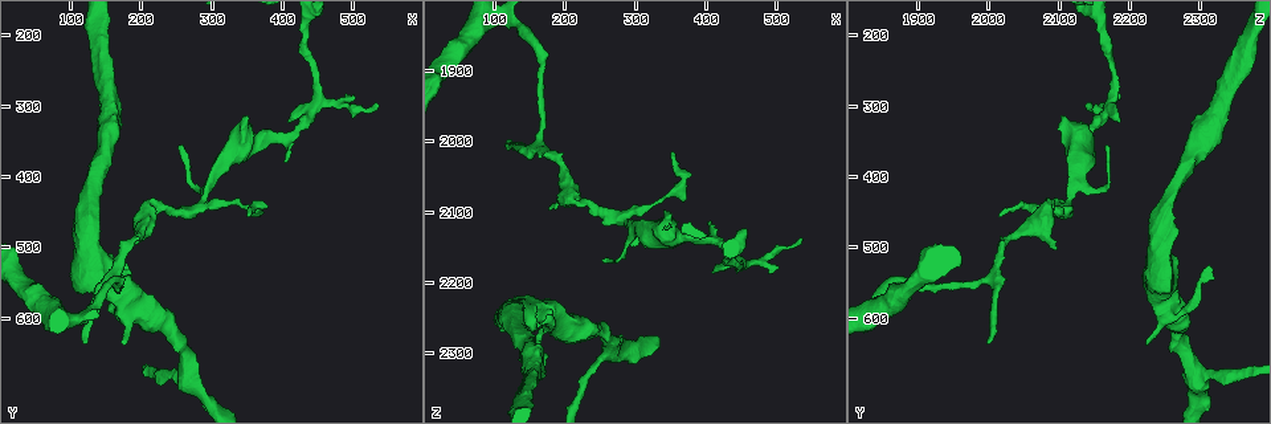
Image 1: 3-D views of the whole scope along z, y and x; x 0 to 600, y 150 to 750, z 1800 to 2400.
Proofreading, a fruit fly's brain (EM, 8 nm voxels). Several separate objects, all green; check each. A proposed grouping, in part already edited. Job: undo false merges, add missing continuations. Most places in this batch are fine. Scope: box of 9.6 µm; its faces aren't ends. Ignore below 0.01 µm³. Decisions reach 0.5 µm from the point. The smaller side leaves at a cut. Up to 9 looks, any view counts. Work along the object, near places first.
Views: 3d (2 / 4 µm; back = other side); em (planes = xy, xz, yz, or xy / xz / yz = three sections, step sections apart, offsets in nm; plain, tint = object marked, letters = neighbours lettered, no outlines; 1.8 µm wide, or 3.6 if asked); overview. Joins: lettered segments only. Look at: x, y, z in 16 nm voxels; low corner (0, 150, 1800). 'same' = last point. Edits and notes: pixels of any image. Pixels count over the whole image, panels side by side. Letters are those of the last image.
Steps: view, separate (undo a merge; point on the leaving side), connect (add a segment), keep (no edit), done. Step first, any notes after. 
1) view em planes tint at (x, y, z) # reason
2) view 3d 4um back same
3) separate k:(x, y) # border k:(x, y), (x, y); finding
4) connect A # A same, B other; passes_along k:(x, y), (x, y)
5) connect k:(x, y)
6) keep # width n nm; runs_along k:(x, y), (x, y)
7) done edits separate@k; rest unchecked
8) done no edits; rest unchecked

view 3d 2um back at (285, 440, 2115) # calibre changes

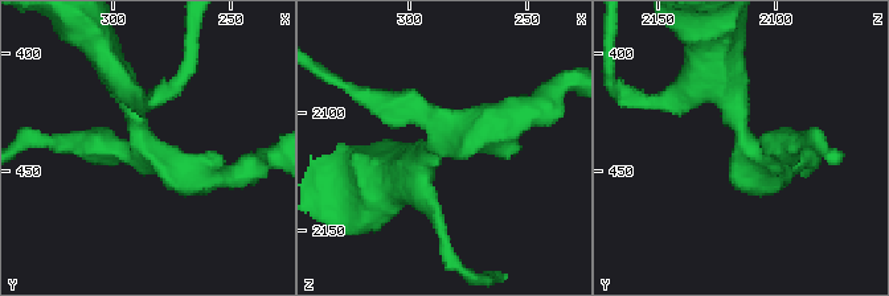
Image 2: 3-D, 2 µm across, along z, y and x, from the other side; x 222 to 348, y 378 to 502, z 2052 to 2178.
view em planes letters at (284, 442, 2111) # arms 4

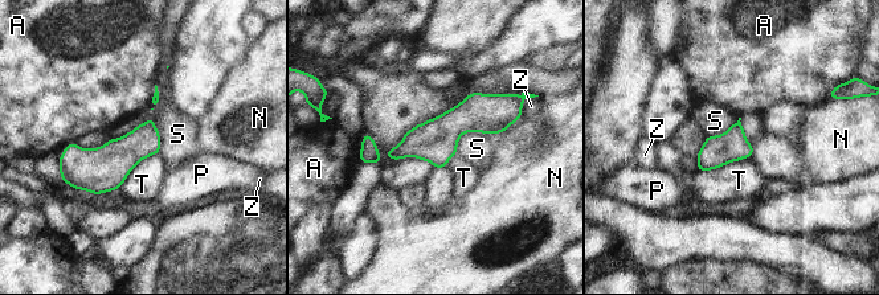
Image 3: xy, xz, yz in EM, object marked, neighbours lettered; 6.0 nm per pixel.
keep # width 190 nm; A other, N other, P other, S other, T other, Z other; border 3:(752, 155), (699, 171); one cell here

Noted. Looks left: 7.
view em planes letters at (120, 630, 1995) # branch stops here

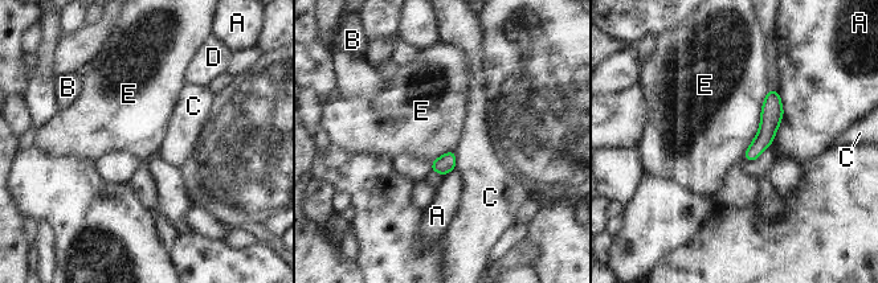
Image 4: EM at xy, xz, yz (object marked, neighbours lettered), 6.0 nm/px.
keep # A other, B other, C other, D other, E other; runs_along 4:(775, 94), (767, 132), (750, 156); no lettered segment goes on from it

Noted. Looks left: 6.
view em 3.6um planes plain at (170, 525, 2315)

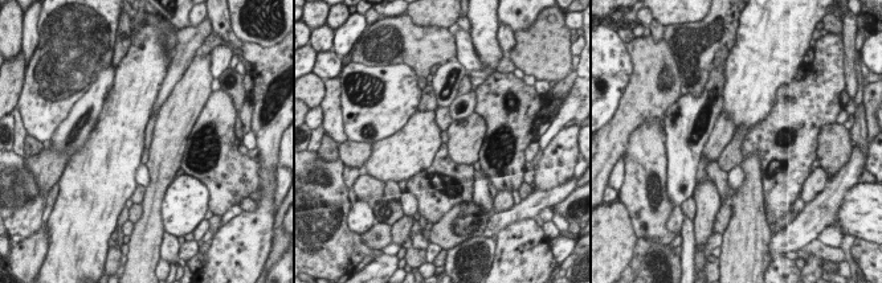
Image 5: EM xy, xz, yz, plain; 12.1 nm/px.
view em 3.6um planes letters same

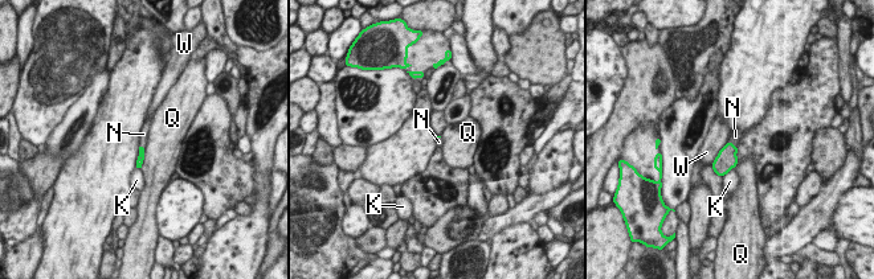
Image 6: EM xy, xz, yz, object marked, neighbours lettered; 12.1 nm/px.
connect N # K other, N same, Q other, W other; passes_along 6:(726, 159), (731, 144), (735, 136); it goes on there

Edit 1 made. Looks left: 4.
view em planes letters at (175, 635, 2225) # free end

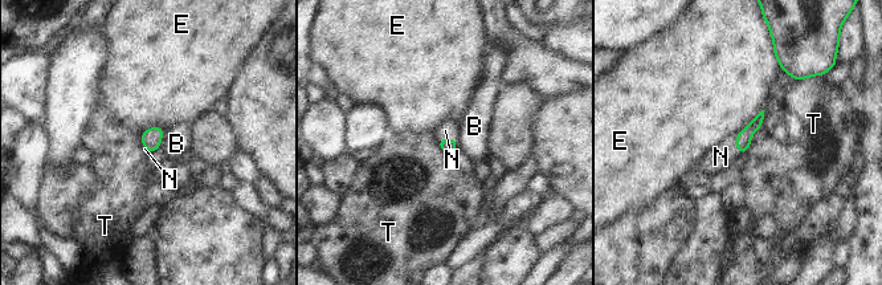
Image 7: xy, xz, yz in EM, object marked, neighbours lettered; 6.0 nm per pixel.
connect N # B other, E other, N same, T other; passes_along 7:(743, 139), (736, 142), (721, 157); it goes on there

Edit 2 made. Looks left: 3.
done edits connect@6, connect@7; rest unchecked

